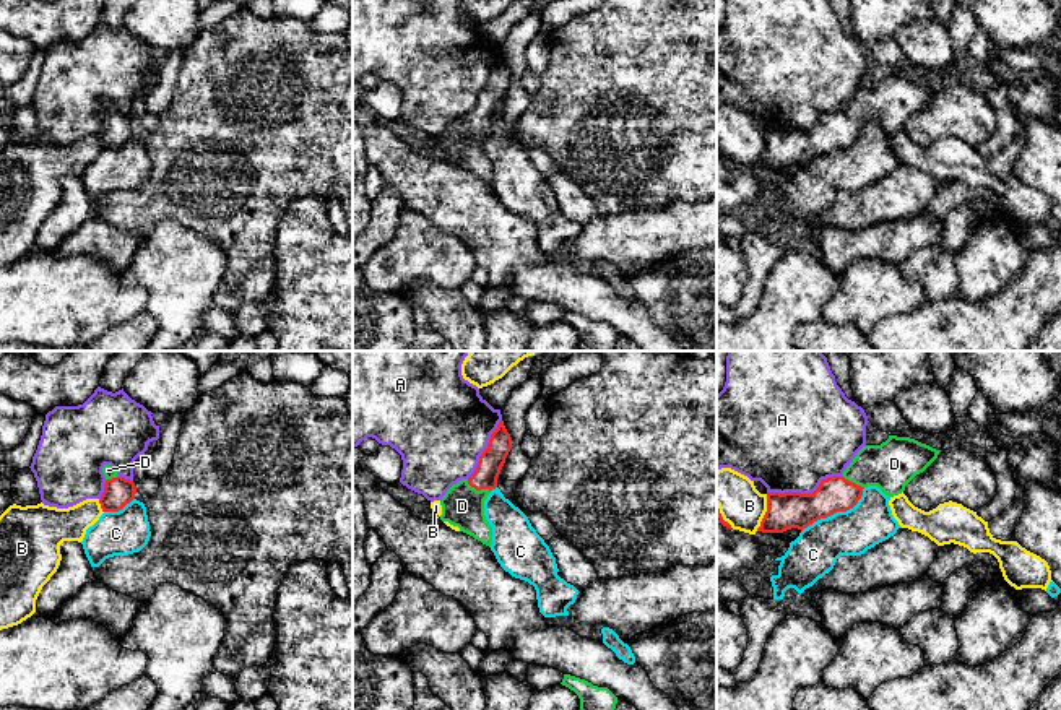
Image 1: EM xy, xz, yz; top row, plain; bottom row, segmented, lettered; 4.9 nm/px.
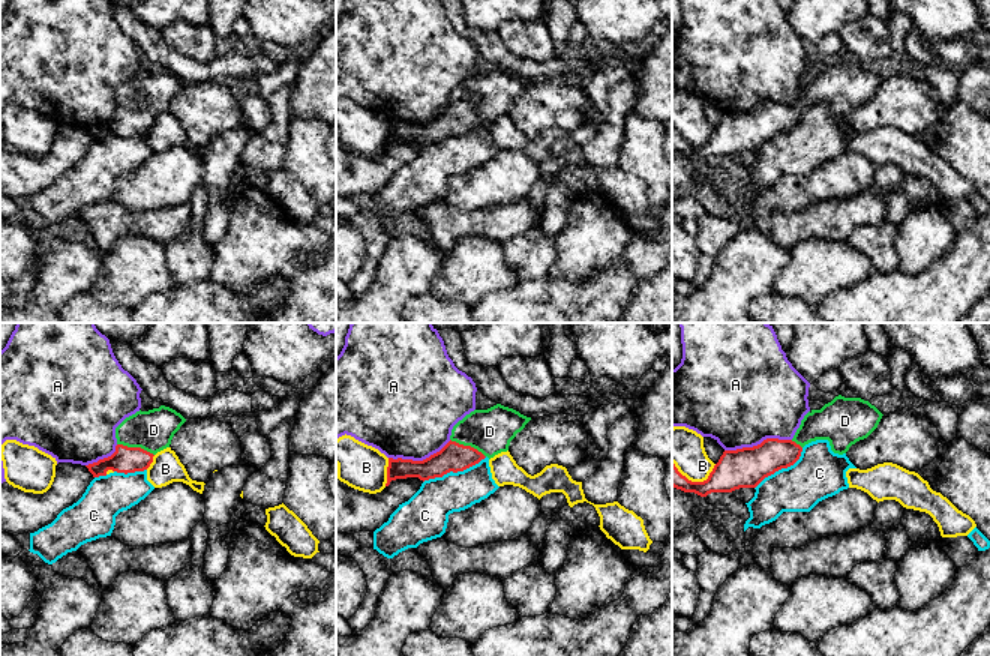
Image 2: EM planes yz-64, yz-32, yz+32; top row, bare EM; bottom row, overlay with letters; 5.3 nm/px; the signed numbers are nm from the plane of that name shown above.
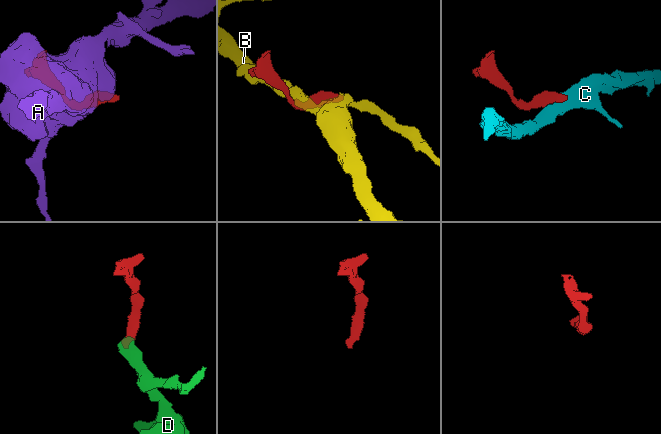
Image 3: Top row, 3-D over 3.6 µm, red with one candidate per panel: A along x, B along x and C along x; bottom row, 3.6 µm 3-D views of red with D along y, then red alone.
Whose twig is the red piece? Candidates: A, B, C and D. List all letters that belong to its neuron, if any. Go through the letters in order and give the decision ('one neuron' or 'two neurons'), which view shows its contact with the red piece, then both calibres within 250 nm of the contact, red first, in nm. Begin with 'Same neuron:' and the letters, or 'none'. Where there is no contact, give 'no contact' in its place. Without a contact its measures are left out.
Same neuron: D
A: two neurons; contact in yz; calibres 180 and 460 nm
B: two neurons; contact in yz; calibres 180 and 220 nm
C: two neurons; contact in yz; calibres 180 and 240 nm
D: one neuron; contact in xz; calibres 120 and 200 nm

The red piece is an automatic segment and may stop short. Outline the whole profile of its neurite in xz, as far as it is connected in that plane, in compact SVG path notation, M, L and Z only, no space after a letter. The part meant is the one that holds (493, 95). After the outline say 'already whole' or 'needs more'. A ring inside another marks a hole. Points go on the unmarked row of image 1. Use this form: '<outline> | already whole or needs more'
M504 57L491 70L487 84L479 93L474 109L453 120L440 135L442 158L458 162L483 180L492 180L492 162L484 151L484 136L497 123L497 114L512 84L512 73Z | needs more

